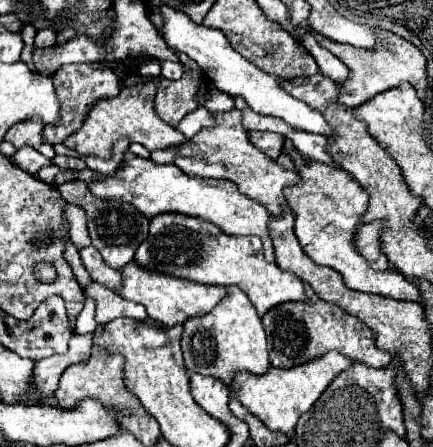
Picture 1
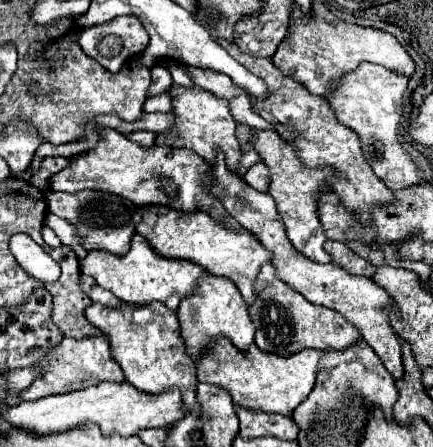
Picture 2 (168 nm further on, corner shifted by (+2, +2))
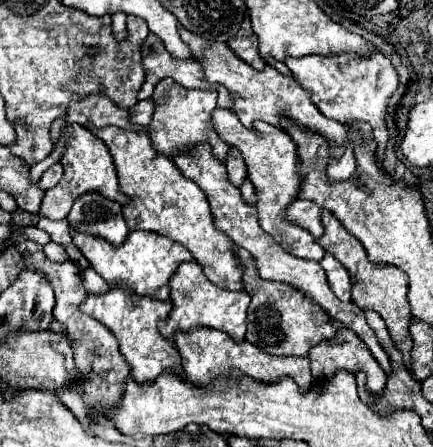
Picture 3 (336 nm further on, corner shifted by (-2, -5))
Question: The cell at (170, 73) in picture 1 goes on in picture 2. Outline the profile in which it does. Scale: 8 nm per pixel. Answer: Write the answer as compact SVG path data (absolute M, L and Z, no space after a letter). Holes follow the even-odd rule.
M154 66L152 68L152 86L148 90L148 96L156 96L160 92L166 92L172 86L172 76L168 68L164 66Z

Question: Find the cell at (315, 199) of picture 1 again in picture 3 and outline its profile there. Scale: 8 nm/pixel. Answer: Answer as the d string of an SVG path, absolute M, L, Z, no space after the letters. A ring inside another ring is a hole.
M216 107L216 111L212 113L212 121L216 127L216 133L220 135L220 139L224 143L228 143L230 147L240 149L244 163L246 163L246 171L248 171L248 179L252 181L254 189L256 189L256 207L258 207L258 215L260 215L260 225L262 229L274 237L274 241L288 253L300 257L300 259L312 259L312 261L320 261L324 257L324 249L316 243L316 239L302 227L292 225L288 221L284 221L284 209L288 207L288 203L292 203L298 197L298 189L300 189L300 163L296 161L296 145L294 141L278 127L272 127L268 123L254 123L254 127L242 127L242 123L236 119L236 115L230 109L220 109Z

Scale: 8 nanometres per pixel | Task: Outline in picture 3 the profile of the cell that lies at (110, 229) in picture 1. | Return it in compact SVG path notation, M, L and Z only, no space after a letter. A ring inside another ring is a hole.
M100 193L80 195L68 213L68 223L82 233L102 237L112 245L120 245L128 235L122 207Z

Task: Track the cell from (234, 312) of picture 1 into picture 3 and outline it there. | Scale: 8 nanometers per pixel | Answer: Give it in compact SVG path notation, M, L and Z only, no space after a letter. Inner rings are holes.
M196 261L182 263L180 269L176 269L176 275L170 283L170 301L172 301L172 315L160 323L160 333L164 337L172 337L176 331L188 331L190 327L212 327L218 331L226 331L236 343L244 341L246 333L246 309L248 309L248 295L244 291L228 291L212 285L204 273L202 267Z

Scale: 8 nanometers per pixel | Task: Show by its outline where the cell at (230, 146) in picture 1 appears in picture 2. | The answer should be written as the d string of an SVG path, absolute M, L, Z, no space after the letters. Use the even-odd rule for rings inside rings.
M172 86L172 106L173 114L176 116L176 126L172 132L160 134L156 138L158 146L174 146L174 148L190 148L198 156L202 156L208 164L216 162L216 150L222 150L226 154L226 166L228 170L236 172L240 168L240 144L236 138L236 120L230 114L228 100L214 96L208 90L200 88L182 88L182 86Z

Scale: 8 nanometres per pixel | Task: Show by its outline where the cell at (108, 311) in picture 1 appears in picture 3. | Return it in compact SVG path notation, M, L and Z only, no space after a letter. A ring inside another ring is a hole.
M86 269L82 273L82 279L84 279L84 287L88 293L102 293L102 291L108 291L108 283L104 283L104 279L92 271L92 269Z

